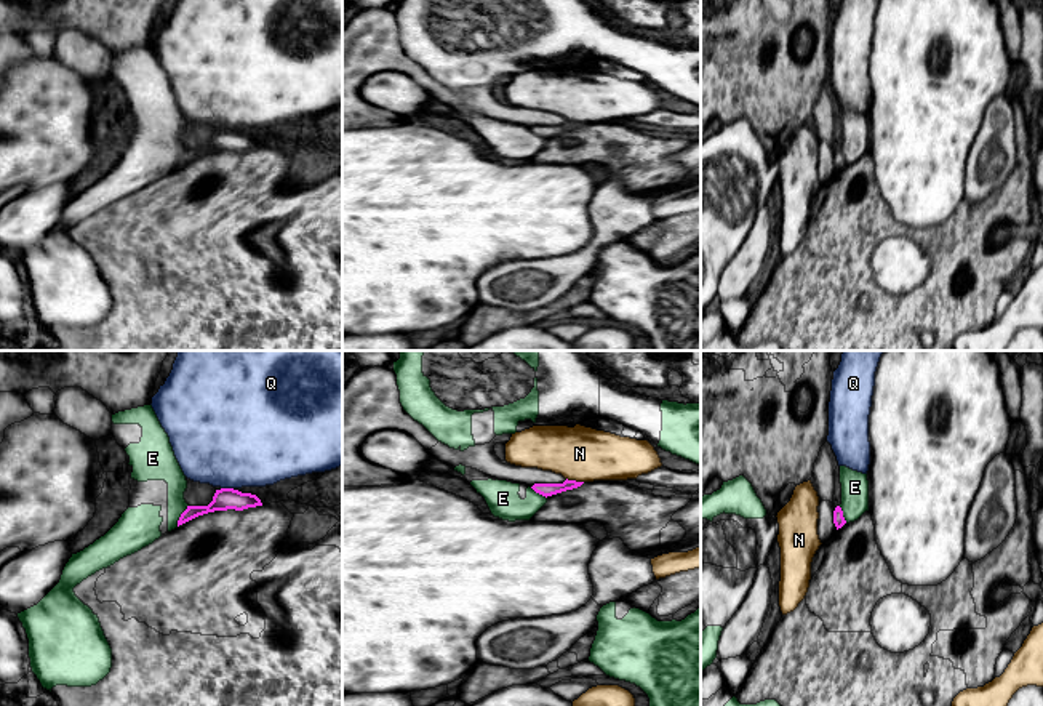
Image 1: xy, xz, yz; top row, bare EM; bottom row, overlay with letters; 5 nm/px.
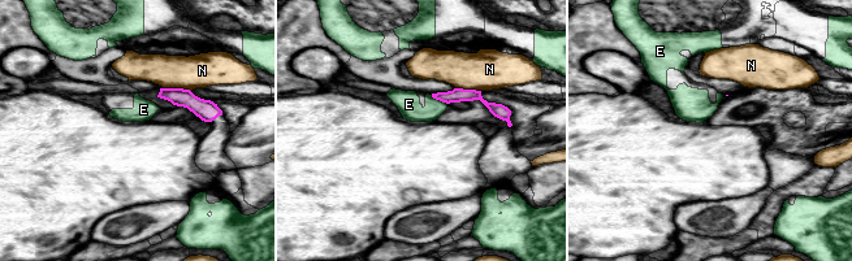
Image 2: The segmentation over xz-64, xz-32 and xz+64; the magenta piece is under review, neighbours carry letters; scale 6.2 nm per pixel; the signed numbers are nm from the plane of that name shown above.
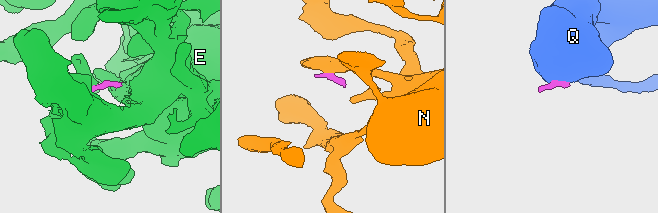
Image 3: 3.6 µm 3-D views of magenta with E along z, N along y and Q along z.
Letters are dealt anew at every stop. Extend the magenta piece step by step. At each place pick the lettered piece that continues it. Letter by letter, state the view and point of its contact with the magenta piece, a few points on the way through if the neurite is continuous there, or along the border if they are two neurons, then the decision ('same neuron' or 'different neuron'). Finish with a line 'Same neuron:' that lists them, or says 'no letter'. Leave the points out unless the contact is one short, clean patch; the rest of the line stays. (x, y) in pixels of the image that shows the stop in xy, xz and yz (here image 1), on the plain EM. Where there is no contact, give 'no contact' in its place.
E: contact xy (181, 157); border xy (187, 146), (176, 167); different neuron
N: contact xz (575, 122); border xz (567, 119), (583, 124); different neuron
Q: contact xy (227, 130); border xy (221, 128), (232, 130); different neuron
Same neuron: no letter

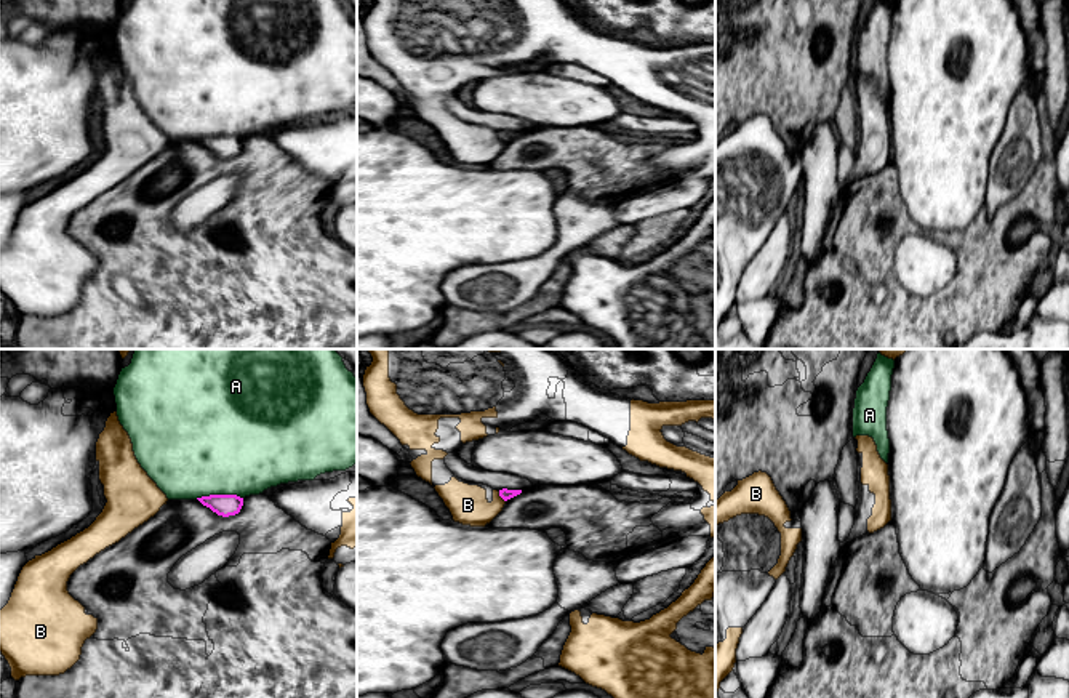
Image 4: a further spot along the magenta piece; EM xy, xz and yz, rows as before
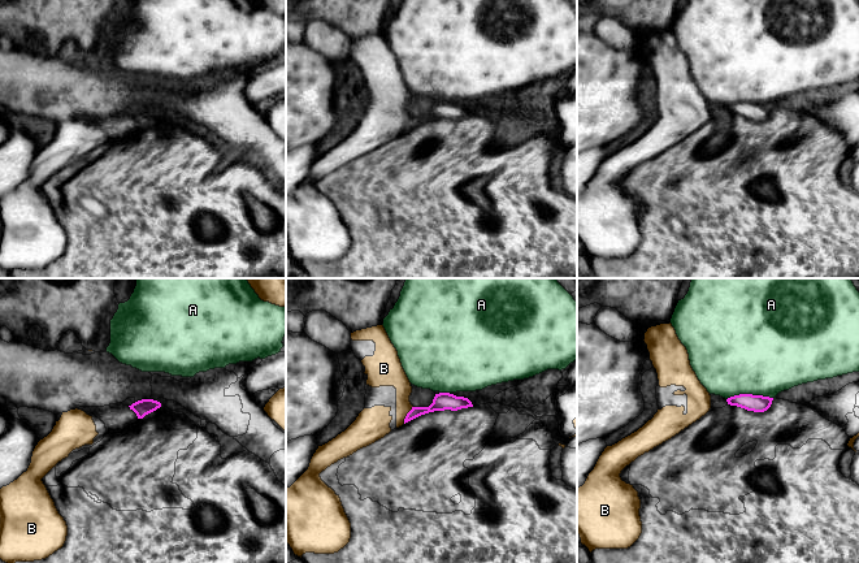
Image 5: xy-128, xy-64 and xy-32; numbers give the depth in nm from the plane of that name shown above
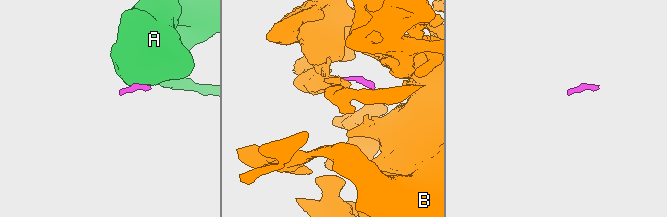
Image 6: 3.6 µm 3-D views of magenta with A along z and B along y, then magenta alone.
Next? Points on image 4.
A: contact xy (218, 136); border xy (242, 138), (202, 136), (196, 140); different neuron
B: contact xz (500, 136); border xz (498, 133), (504, 143); different neuron
Same neuron: no letter

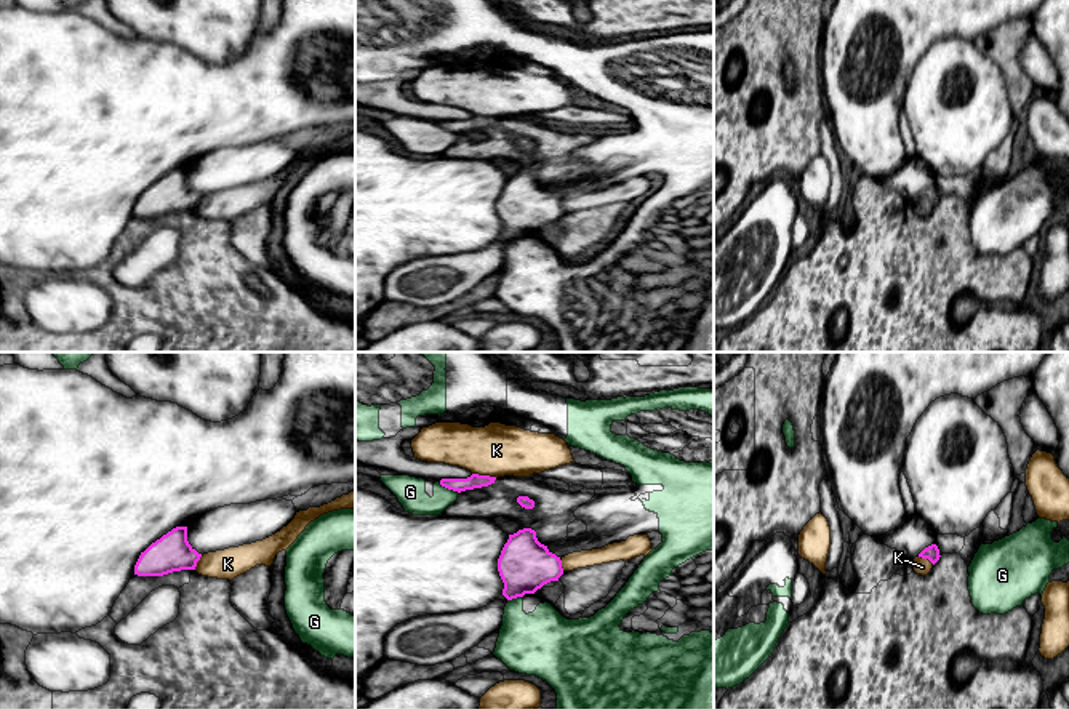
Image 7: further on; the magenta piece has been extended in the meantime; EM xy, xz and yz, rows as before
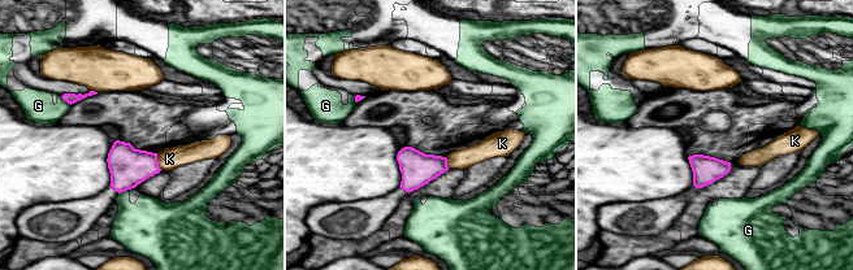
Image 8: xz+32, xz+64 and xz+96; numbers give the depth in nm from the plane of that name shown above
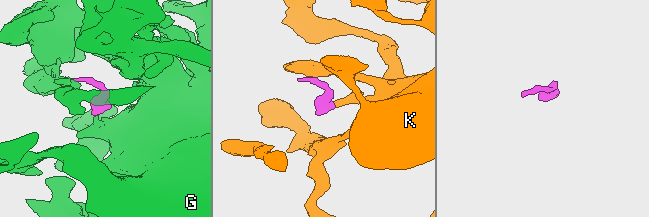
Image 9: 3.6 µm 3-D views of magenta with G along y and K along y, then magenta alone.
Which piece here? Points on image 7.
G: contact xz (448, 130); border xz (439, 124), (458, 135); different neuron
K: contact xz (485, 117); border xz (472, 114), (496, 119); different neuron
Same neuron: no letter

